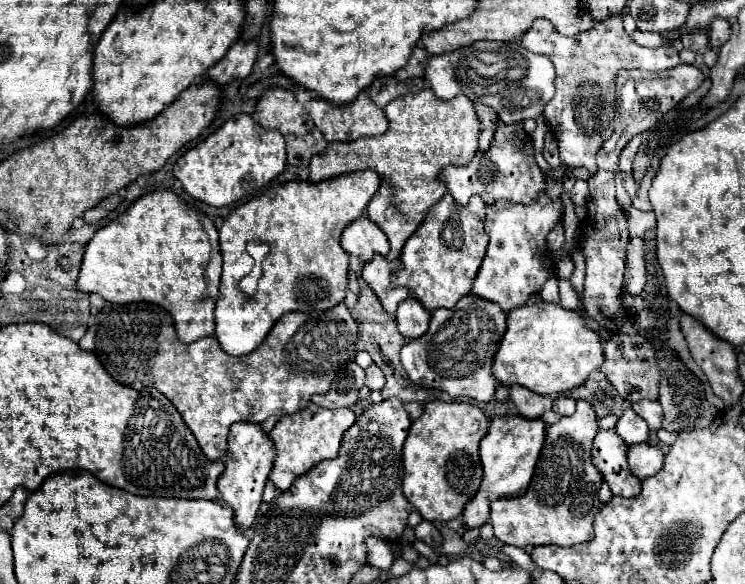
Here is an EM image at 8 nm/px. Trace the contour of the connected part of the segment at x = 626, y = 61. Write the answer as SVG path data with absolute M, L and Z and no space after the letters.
M621 15L597 23L593 29L563 37L547 19L535 19L531 29L523 35L521 45L527 51L547 55L555 65L555 95L545 107L545 119L555 129L559 157L569 167L587 167L593 175L597 171L595 155L601 143L613 133L613 107L615 107L615 75L619 69L663 71L677 67L679 53L673 45L657 49L639 47L623 29Z

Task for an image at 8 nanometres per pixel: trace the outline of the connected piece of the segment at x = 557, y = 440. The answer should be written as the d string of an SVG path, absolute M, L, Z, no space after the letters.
M575 399L577 411L561 417L545 431L545 443L525 495L503 497L491 503L491 525L501 543L527 545L579 545L593 539L593 517L599 511L599 487L603 483L591 461L591 445L599 431L595 409Z

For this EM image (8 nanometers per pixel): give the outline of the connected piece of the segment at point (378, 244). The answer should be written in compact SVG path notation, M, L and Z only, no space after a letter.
M365 215L353 221L341 235L341 247L351 255L357 257L363 263L369 263L373 255L387 255L389 253L389 241L387 235L371 223Z

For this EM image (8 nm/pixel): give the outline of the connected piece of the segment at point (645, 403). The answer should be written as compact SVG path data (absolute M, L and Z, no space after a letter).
M643 399L643 401L637 401L637 403L631 403L631 409L633 409L639 417L643 417L643 419L649 423L649 427L651 427L651 431L653 431L653 433L661 429L663 411L661 411L659 401Z

